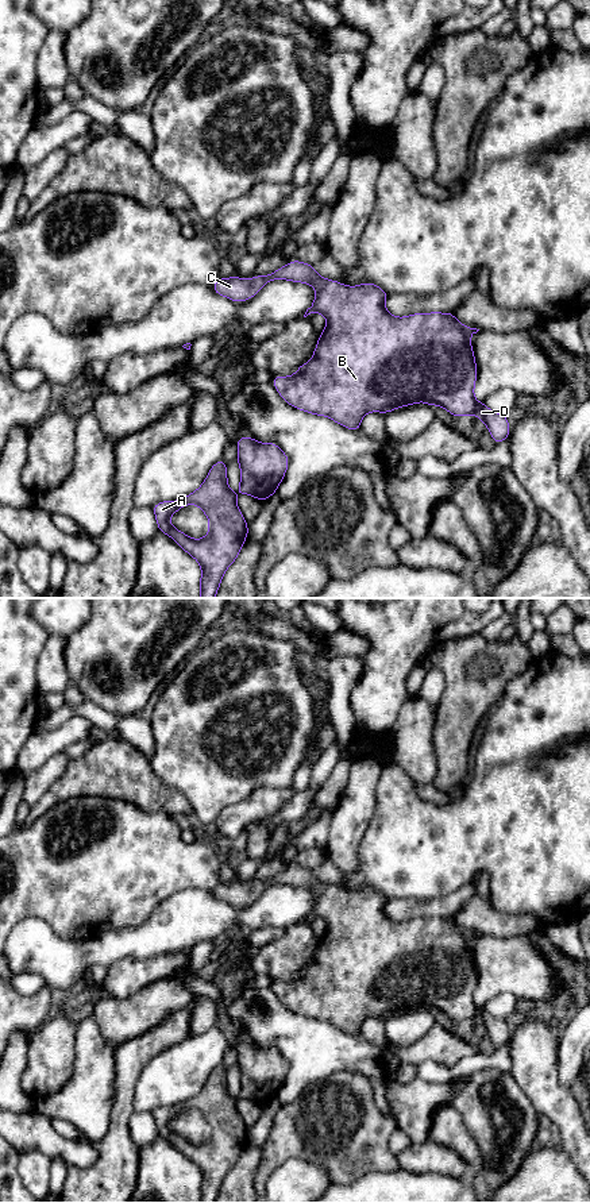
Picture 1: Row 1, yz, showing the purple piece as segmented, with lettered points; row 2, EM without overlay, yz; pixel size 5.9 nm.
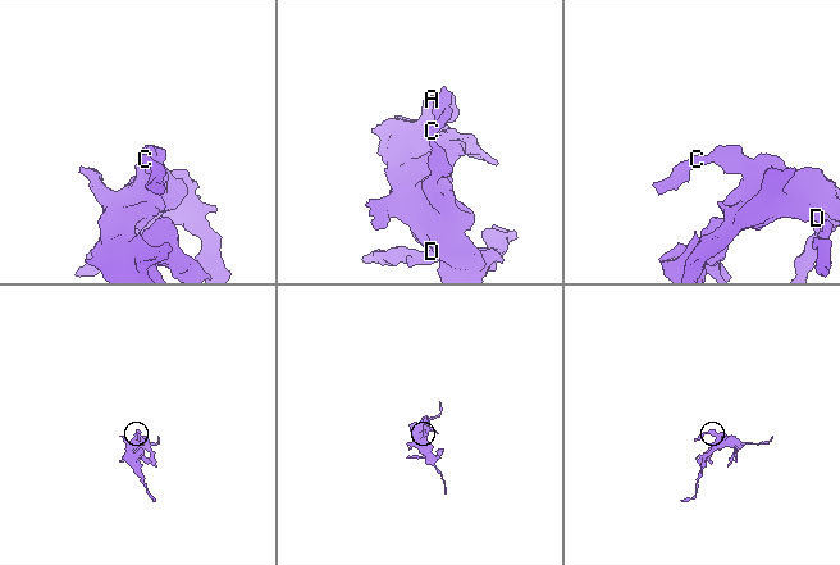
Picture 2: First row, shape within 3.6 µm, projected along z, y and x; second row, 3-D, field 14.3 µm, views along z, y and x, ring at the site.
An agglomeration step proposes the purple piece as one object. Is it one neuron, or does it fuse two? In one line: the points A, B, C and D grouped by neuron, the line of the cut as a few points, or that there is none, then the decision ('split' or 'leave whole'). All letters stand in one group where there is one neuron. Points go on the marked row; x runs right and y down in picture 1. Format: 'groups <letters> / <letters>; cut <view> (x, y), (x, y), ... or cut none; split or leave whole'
groups A B C D; cut none; leave whole

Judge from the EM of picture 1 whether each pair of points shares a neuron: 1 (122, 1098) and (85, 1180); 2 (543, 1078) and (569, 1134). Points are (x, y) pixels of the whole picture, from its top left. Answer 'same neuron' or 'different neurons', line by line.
1: same neuron
2: same neuron

